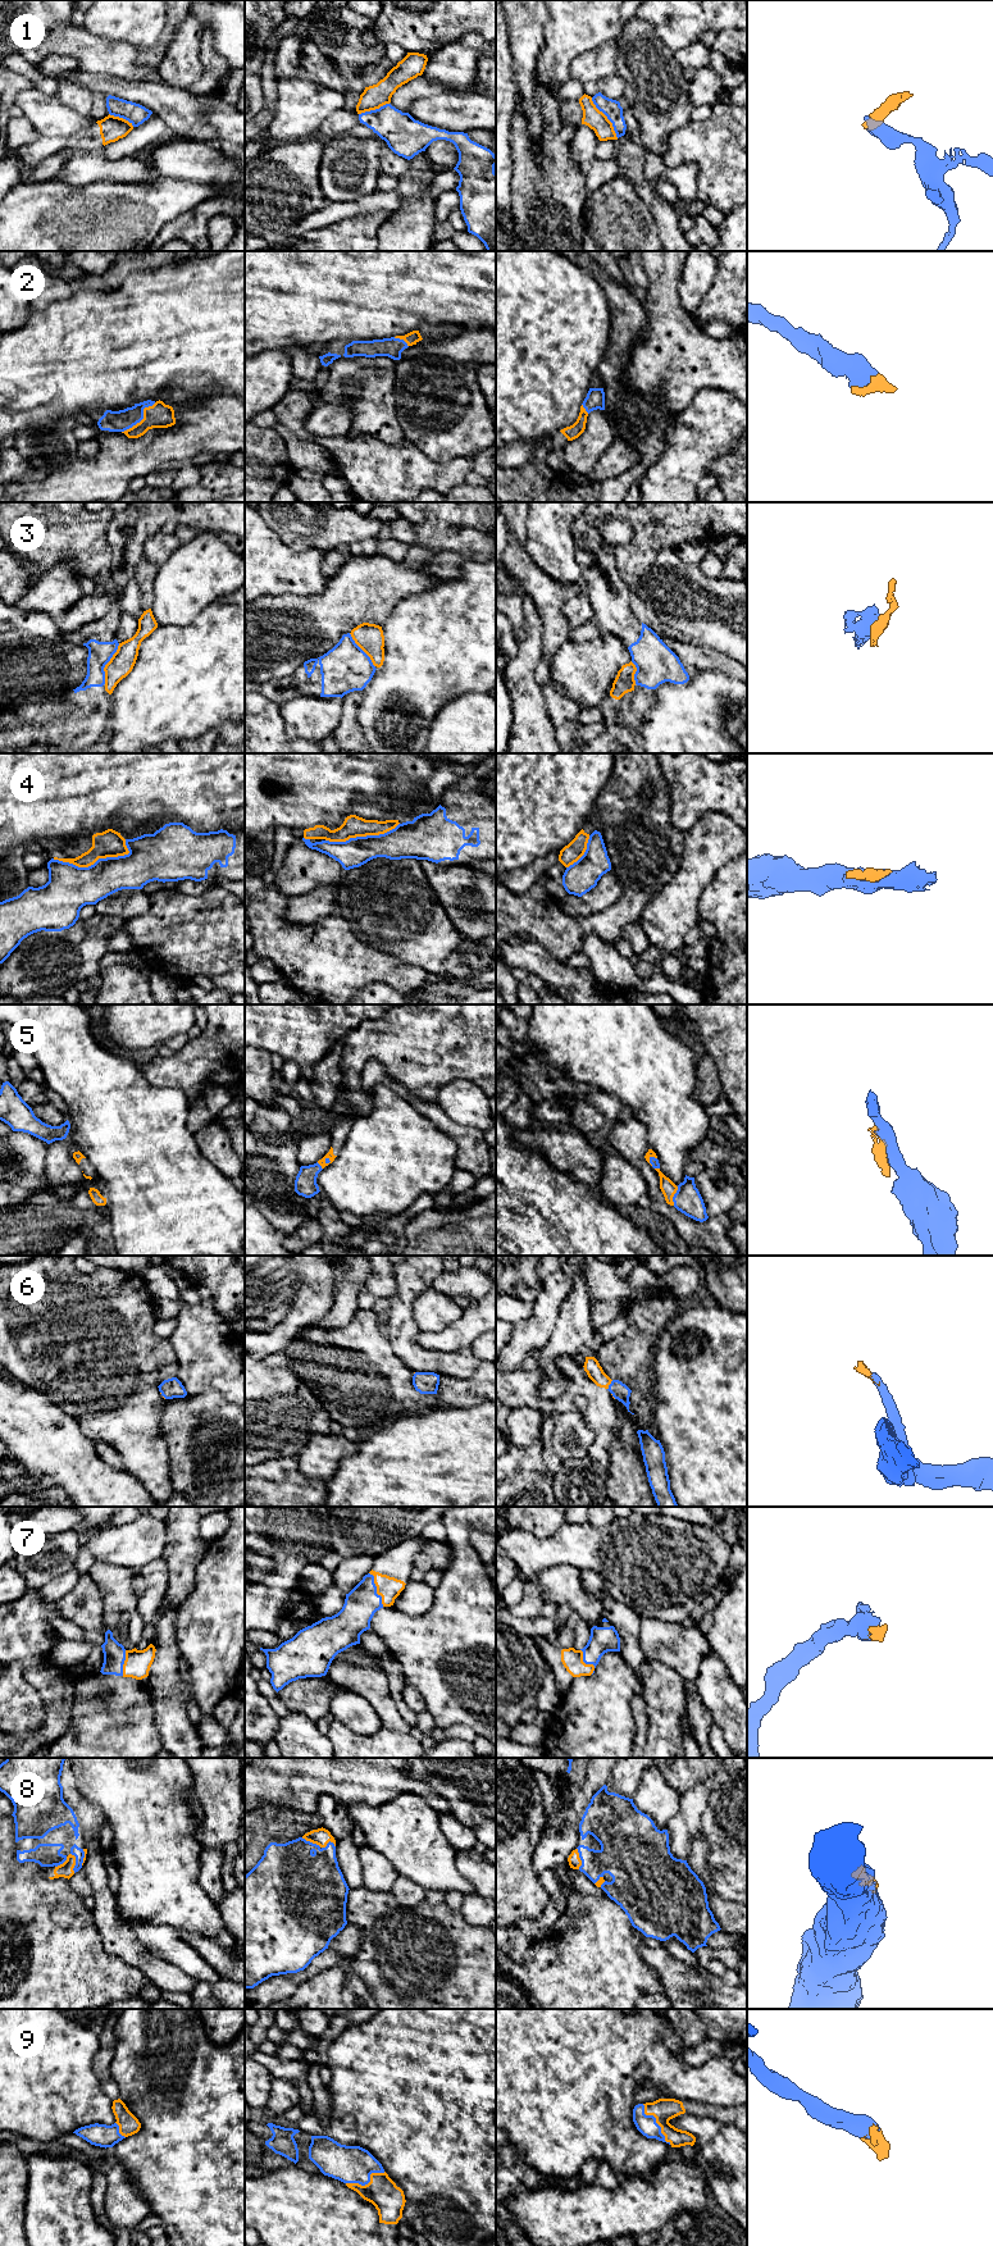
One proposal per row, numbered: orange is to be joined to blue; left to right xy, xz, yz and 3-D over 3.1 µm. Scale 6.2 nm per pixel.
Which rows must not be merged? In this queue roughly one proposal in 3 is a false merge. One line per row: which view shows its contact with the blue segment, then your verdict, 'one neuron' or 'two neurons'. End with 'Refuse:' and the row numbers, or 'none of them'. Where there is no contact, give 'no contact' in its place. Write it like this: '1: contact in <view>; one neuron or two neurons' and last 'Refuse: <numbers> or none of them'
1: contact in yz; two neurons
2: contact in xy; one neuron
3: contact in xy; two neurons
4: contact in xy; two neurons
5: contact in yz; one neuron
6: contact in yz; one neuron
7: contact in xz; one neuron
8: contact in xz; one neuron
9: contact in yz; one neuron
Refuse: 1, 3, 4

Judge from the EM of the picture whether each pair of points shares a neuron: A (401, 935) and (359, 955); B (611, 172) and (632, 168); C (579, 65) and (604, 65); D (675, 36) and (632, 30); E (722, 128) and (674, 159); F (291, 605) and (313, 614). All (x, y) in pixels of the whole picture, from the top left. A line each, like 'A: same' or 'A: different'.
A: different
B: different
C: same
D: different
E: same
F: same

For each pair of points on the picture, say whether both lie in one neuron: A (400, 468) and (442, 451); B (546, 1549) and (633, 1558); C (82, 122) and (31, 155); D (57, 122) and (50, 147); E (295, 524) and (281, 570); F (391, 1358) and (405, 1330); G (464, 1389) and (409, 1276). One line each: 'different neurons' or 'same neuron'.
A: different neurons
B: same neuron
C: different neurons
D: different neurons
E: different neurons
F: different neurons
G: different neurons

